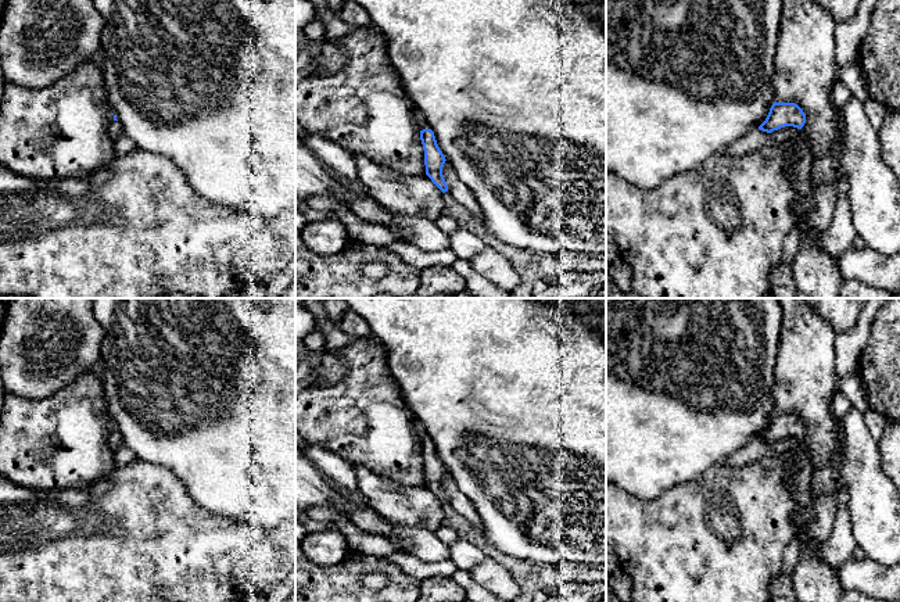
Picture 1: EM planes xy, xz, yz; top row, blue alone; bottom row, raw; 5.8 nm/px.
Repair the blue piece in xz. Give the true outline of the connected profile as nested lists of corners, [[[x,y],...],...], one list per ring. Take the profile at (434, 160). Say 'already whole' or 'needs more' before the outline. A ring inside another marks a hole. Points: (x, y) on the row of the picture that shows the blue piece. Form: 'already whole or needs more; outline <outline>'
needs more; outline [[[413,108],[412,114],[420,128],[420,140],[424,150],[426,175],[442,193],[445,193],[448,191],[448,184],[445,183],[445,179],[442,175],[442,166],[447,161],[445,155],[440,150],[434,132],[427,123],[424,115],[416,108]]]

